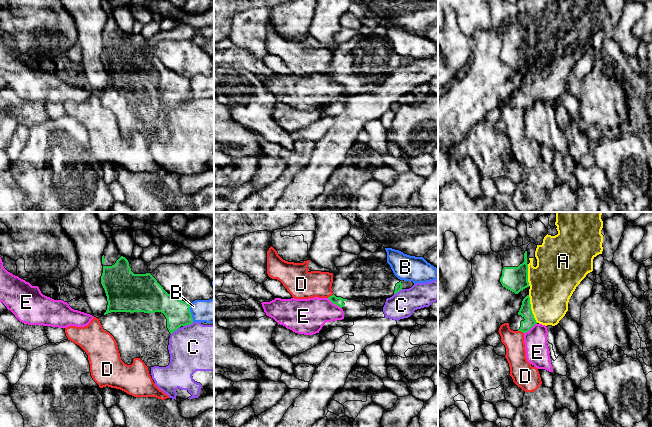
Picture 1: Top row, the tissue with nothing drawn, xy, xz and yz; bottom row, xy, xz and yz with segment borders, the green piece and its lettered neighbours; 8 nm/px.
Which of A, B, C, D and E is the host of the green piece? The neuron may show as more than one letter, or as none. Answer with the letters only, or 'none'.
A

